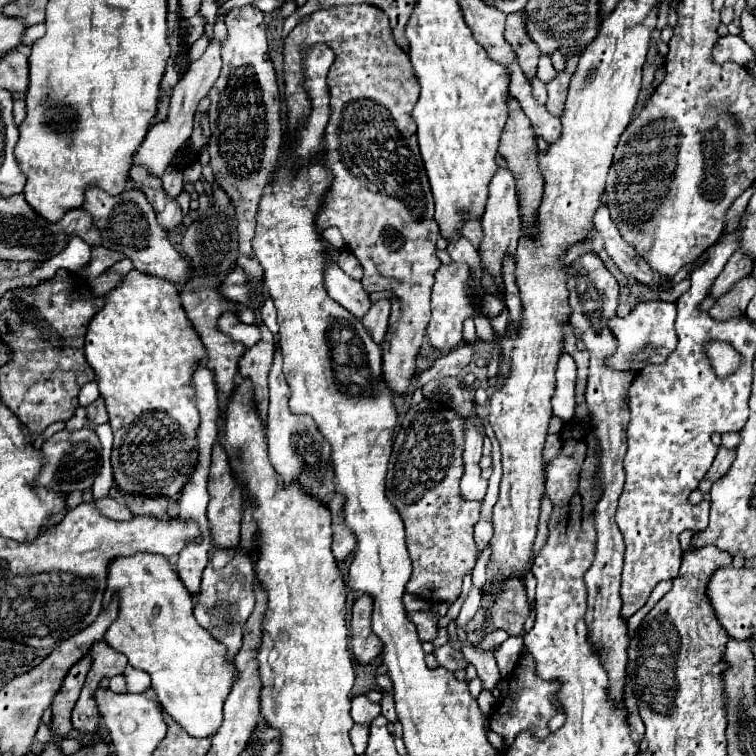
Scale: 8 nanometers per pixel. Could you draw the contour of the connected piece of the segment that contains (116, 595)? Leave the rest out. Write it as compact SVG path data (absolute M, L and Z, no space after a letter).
M135 553L135 555L131 555L131 557L117 557L117 559L113 559L113 561L109 563L109 569L107 569L107 589L105 589L105 595L103 595L103 605L109 605L113 599L119 601L119 615L117 615L117 619L111 623L111 627L107 629L107 633L105 633L105 643L111 645L115 651L123 653L135 669L143 669L145 673L149 673L149 677L151 677L151 687L153 687L153 691L157 693L157 699L161 701L163 709L165 709L179 725L183 725L183 729L185 729L189 735L193 735L193 737L211 737L211 735L219 729L219 725L221 725L221 721L223 721L223 709L221 709L221 707L223 707L223 701L225 701L227 693L231 691L233 677L235 677L235 667L225 661L225 647L219 645L219 641L215 641L215 639L195 621L195 617L193 617L193 599L191 599L191 595L187 593L187 589L183 587L179 575L171 569L169 561L167 561L163 555Z

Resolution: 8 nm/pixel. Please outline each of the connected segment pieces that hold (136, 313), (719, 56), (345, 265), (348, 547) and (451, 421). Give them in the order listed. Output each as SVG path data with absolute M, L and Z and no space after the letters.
M131 269L123 275L121 283L105 295L103 309L91 319L85 333L85 357L97 373L99 391L109 413L109 425L115 437L111 455L113 477L123 491L177 499L181 485L189 479L197 461L195 429L199 427L191 373L203 355L203 343L187 319L179 293L171 281Z
M727 35L721 37L715 47L713 47L713 61L723 65L723 63L737 63L737 65L745 65L747 61L753 61L755 53L753 49L737 35Z
M341 251L337 263L339 263L339 267L341 267L351 279L357 279L357 281L361 279L361 275L363 275L361 265L359 265L359 261L357 261L349 251Z
M333 529L333 555L337 563L343 563L347 555L355 549L355 537L351 535L349 529Z
M423 399L403 417L387 469L387 497L405 523L413 561L407 593L429 603L453 605L461 593L463 577L471 575L479 553L473 527L479 521L481 501L463 501L459 495L463 443L463 419L445 405Z

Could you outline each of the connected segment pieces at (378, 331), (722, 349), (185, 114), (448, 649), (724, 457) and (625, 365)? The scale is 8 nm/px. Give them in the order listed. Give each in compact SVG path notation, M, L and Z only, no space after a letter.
M383 299L383 301L377 301L371 305L371 309L365 313L365 317L361 319L365 329L369 331L371 339L375 343L381 343L385 333L387 333L387 321L389 321L389 301Z
M709 341L705 345L705 355L711 361L711 367L719 379L727 379L741 365L739 353L727 341Z
M217 15L215 23L213 23L213 39L209 41L205 53L201 59L191 61L187 73L183 75L183 79L179 79L179 83L173 89L173 95L169 99L169 113L165 121L153 123L147 131L147 137L143 139L143 143L139 145L135 157L133 157L133 165L143 165L147 167L147 171L153 177L161 177L163 171L171 165L173 157L175 157L175 149L181 149L181 145L191 137L191 129L193 129L193 115L197 111L197 103L209 93L209 89L213 87L215 79L219 77L221 71L221 45L227 39L227 27L225 27L225 15Z
M445 643L443 647L435 647L435 651L433 651L433 655L435 655L435 659L437 659L437 663L441 665L441 667L445 667L445 669L449 669L449 671L457 671L457 669L465 669L465 665L467 665L467 661L465 661L465 657L461 655L461 653L457 653L449 643Z
M719 447L717 457L715 457L715 461L713 461L711 469L705 473L703 481L701 481L701 483L699 483L699 487L697 487L703 495L707 495L707 493L709 493L709 489L711 489L713 481L717 481L719 477L723 477L723 475L727 473L727 469L729 469L729 467L731 467L731 463L733 463L733 457L735 457L735 451L733 451L733 449L723 449L723 447Z
M659 299L639 303L627 319L613 317L609 321L609 329L615 333L619 347L615 355L607 359L607 365L611 365L611 369L619 369L619 371L629 369L633 373L639 373L647 363L663 363L677 345L673 323L675 323L675 303L667 303Z

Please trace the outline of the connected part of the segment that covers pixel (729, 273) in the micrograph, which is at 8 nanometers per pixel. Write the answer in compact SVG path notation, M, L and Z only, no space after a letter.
M735 251L735 253L731 255L731 259L727 261L725 269L719 273L719 277L715 279L715 283L711 285L709 297L713 297L713 299L723 297L725 293L731 291L731 287L733 287L739 279L751 275L751 269L753 269L751 257L745 255L745 253L741 253L741 251Z

